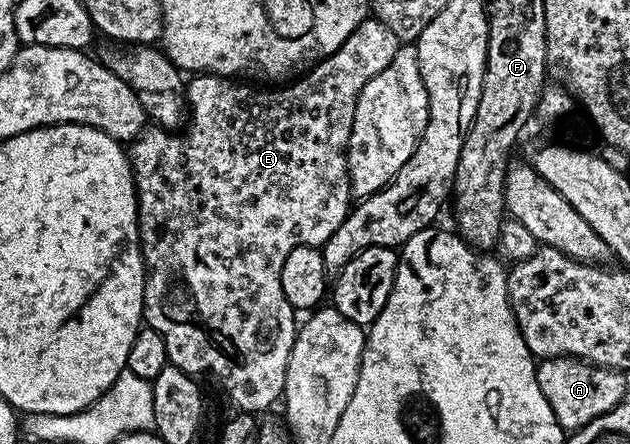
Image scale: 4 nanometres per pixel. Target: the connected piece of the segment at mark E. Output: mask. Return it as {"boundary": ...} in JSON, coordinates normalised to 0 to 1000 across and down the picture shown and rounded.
{"boundary":[[[586,36],[551,83],[548,99],[535,108],[535,117],[495,149],[486,167],[460,189],[449,189],[441,198],[406,198],[379,180],[351,176],[344,167],[310,167],[305,185],[302,178],[294,194],[300,250],[297,304],[289,311],[289,300],[284,297],[233,288],[206,322],[208,385],[214,390],[214,439],[221,444],[221,552],[233,619],[227,651],[227,714],[232,732],[241,734],[262,766],[262,793],[270,822],[305,847],[330,842],[332,849],[343,851],[349,874],[360,885],[362,901],[375,914],[375,926],[424,923],[449,894],[456,822],[471,750],[471,700],[459,685],[459,676],[452,676],[452,649],[446,649],[446,604],[465,559],[511,556],[549,495],[551,477],[560,462],[557,408],[551,385],[551,327],[570,209],[586,180],[592,180],[592,171],[598,171],[619,144],[635,101],[633,83],[619,63],[611,63],[611,54],[605,54],[600,41]]]}

